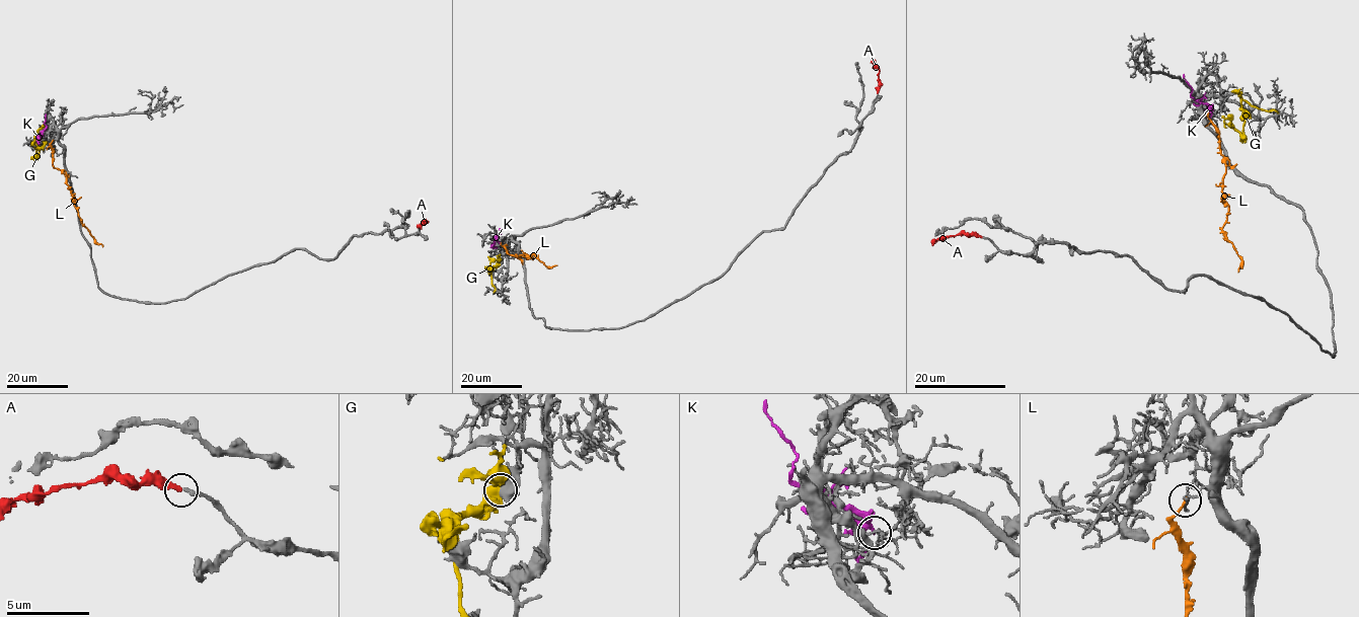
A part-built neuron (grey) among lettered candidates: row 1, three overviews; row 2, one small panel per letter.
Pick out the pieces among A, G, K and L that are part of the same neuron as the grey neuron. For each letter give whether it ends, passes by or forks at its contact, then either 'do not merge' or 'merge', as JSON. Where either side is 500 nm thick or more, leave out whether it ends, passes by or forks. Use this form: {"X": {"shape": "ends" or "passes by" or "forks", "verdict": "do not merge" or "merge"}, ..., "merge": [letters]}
{"A": {"shape": "ends", "verdict": "merge"}, "G": {"verdict": "do not merge"}, "K": {"shape": "passes by", "verdict": "do not merge"}, "L": {"shape": "ends", "verdict": "do not merge"}, "merge": ["A"]}

